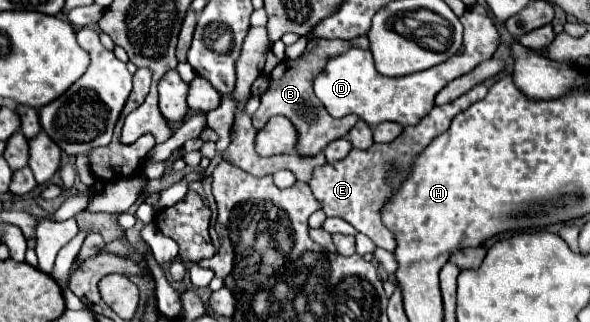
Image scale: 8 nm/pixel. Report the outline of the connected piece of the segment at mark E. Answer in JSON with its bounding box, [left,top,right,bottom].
[308,83,486,251]

